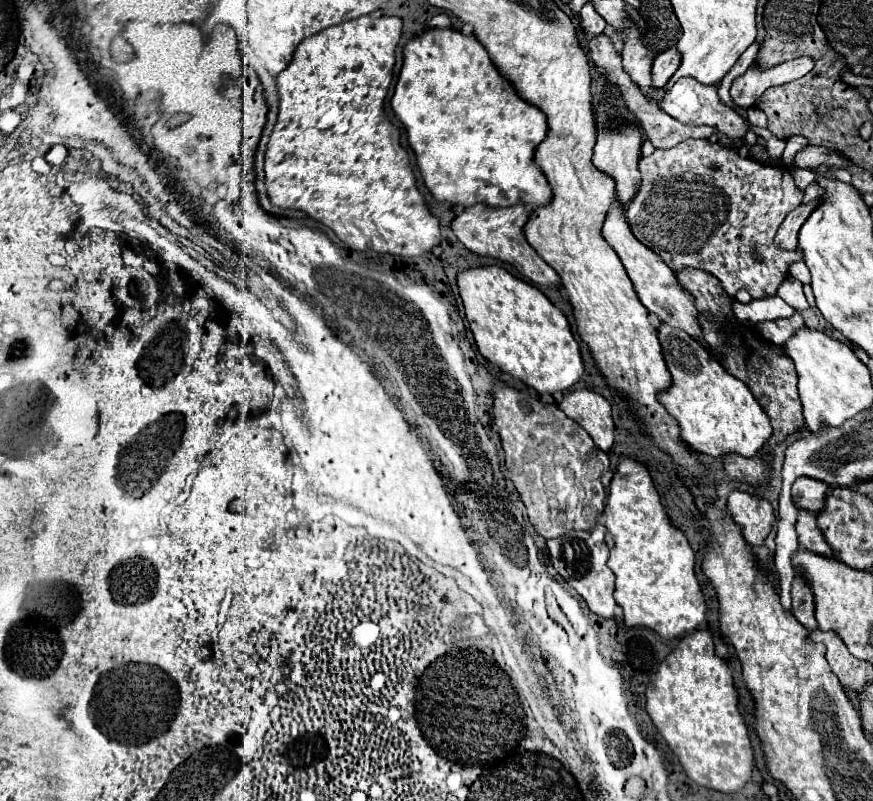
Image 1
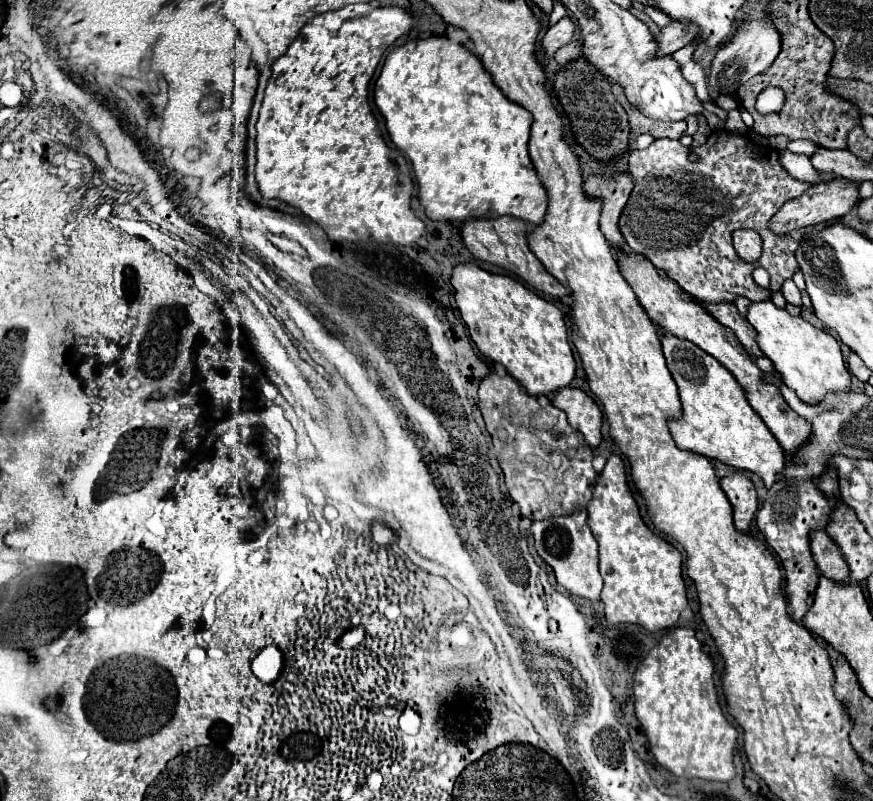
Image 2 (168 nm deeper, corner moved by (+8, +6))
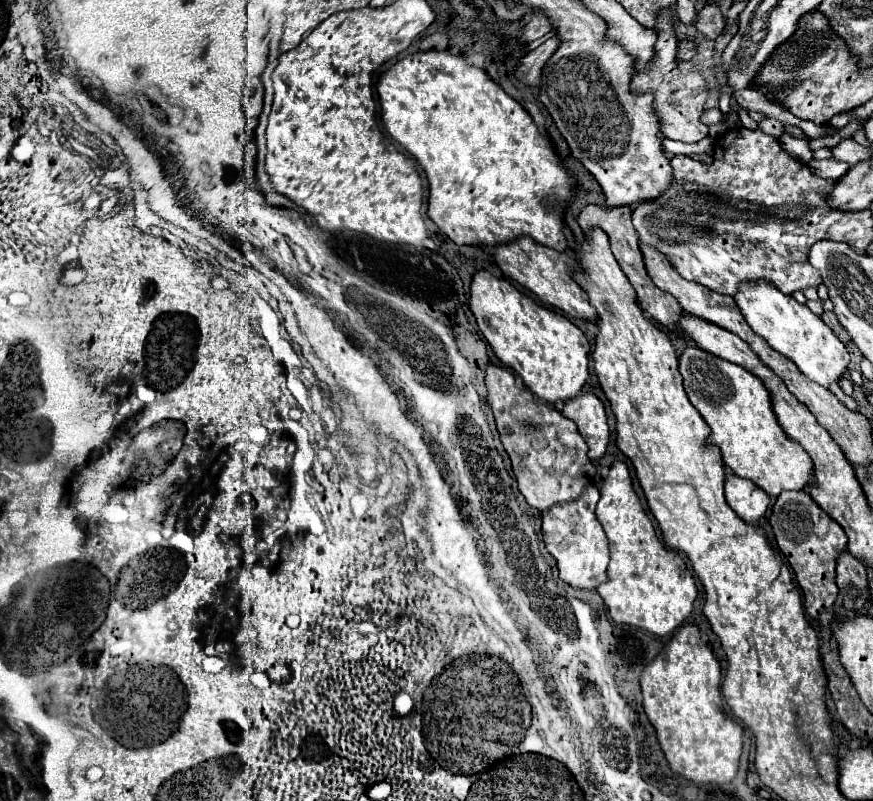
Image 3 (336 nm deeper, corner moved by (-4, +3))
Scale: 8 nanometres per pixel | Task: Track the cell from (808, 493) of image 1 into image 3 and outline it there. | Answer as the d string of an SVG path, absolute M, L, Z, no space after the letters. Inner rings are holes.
M781 492L777 498L771 518L769 518L775 540L779 550L787 556L795 578L803 590L805 598L805 612L817 620L821 614L829 612L835 598L837 598L837 584L835 584L835 562L841 550L847 546L847 536L843 528L823 512L817 502L809 496L809 492Z

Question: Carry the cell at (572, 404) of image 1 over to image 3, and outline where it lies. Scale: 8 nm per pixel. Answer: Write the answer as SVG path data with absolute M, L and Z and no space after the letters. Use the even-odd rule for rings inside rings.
M591 392L579 394L565 402L563 416L571 418L577 424L581 436L589 446L589 458L601 458L609 444L609 426L603 402Z

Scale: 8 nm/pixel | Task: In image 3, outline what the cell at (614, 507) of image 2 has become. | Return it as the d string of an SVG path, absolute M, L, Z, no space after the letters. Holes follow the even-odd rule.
M615 462L611 466L611 472L603 480L599 492L601 492L601 500L597 504L597 520L601 522L601 526L609 538L611 562L609 562L609 580L599 584L597 592L601 594L603 602L607 604L613 622L631 624L631 626L643 628L651 634L657 634L657 636L673 634L683 624L683 620L691 614L693 602L697 598L697 586L695 586L693 574L691 574L685 558L679 552L665 548L661 544L661 540L657 538L649 516L643 512L641 500L633 490L633 480L631 480L631 474L629 474L629 468L625 466L625 462Z

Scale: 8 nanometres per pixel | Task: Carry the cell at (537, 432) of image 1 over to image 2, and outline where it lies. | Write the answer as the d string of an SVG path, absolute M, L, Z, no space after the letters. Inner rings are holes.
M489 373L485 379L481 379L479 383L479 411L483 415L485 427L491 433L493 439L493 449L497 453L499 465L505 473L505 485L507 491L511 495L513 501L519 503L521 513L531 519L531 521L543 521L555 515L565 515L571 513L567 509L581 505L587 507L587 503L591 501L591 493L593 493L593 485L595 485L595 469L591 465L593 453L591 449L583 443L585 439L573 431L567 423L567 415L559 409L555 409L553 405L549 407L541 407L537 403L535 397L529 397L521 385L515 379L501 379L497 373Z

